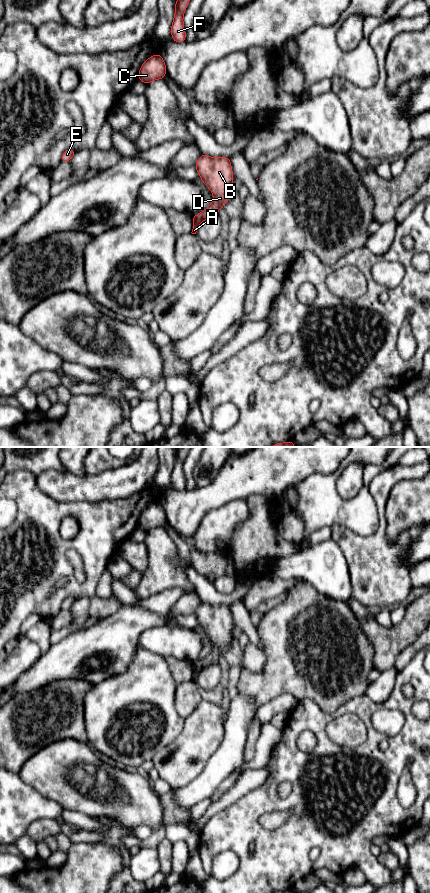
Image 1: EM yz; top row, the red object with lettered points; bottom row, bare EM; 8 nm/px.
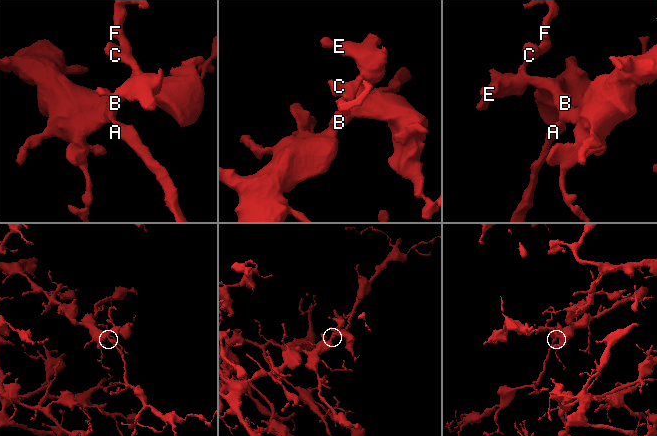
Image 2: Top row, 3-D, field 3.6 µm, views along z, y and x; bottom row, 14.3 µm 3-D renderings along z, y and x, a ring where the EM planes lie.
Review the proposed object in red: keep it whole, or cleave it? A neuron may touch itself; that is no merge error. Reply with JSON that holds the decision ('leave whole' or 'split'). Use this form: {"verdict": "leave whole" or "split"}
{"verdict": "leave whole"}

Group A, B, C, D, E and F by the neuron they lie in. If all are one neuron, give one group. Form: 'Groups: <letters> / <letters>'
Groups: A B C D E F

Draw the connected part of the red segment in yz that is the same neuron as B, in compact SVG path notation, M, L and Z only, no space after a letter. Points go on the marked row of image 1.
M201 154L195 168L214 196L211 205L201 213L193 215L192 234L196 234L199 225L207 218L218 215L219 209L224 206L231 197L233 185L233 172L230 158L213 158Z

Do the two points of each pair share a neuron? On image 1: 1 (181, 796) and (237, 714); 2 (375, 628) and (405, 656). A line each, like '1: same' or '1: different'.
1: same
2: different

